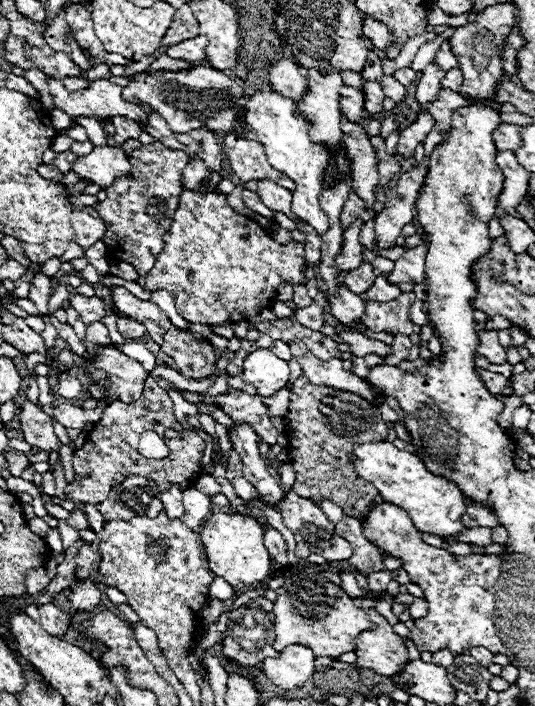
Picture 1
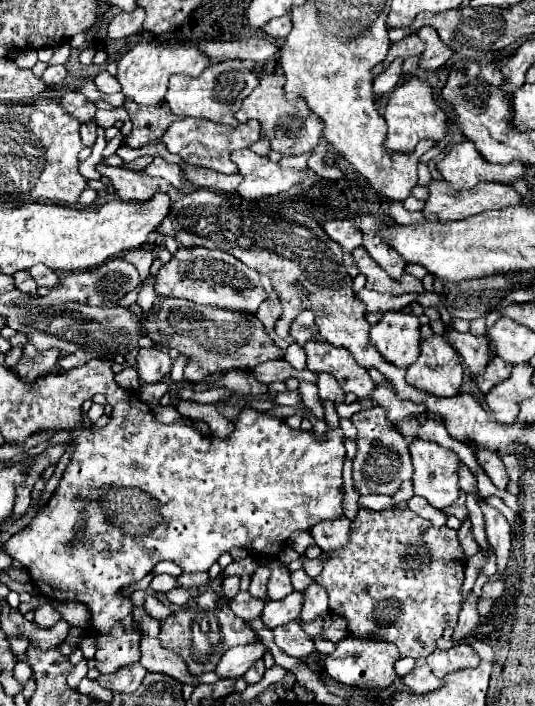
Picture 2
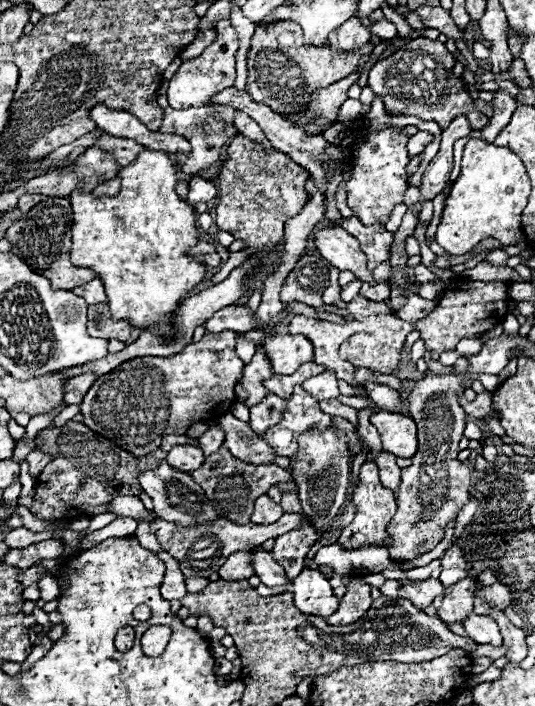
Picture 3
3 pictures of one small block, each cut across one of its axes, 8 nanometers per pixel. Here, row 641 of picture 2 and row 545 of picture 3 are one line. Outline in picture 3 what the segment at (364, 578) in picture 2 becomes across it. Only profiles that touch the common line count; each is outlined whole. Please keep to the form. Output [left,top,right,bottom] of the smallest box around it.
[386,366,470,562]

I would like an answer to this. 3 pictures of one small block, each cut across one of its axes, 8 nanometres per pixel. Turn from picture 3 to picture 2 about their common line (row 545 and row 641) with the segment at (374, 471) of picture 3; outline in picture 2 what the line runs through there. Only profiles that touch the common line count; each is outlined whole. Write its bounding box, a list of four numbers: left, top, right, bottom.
[326,636,398,690]

